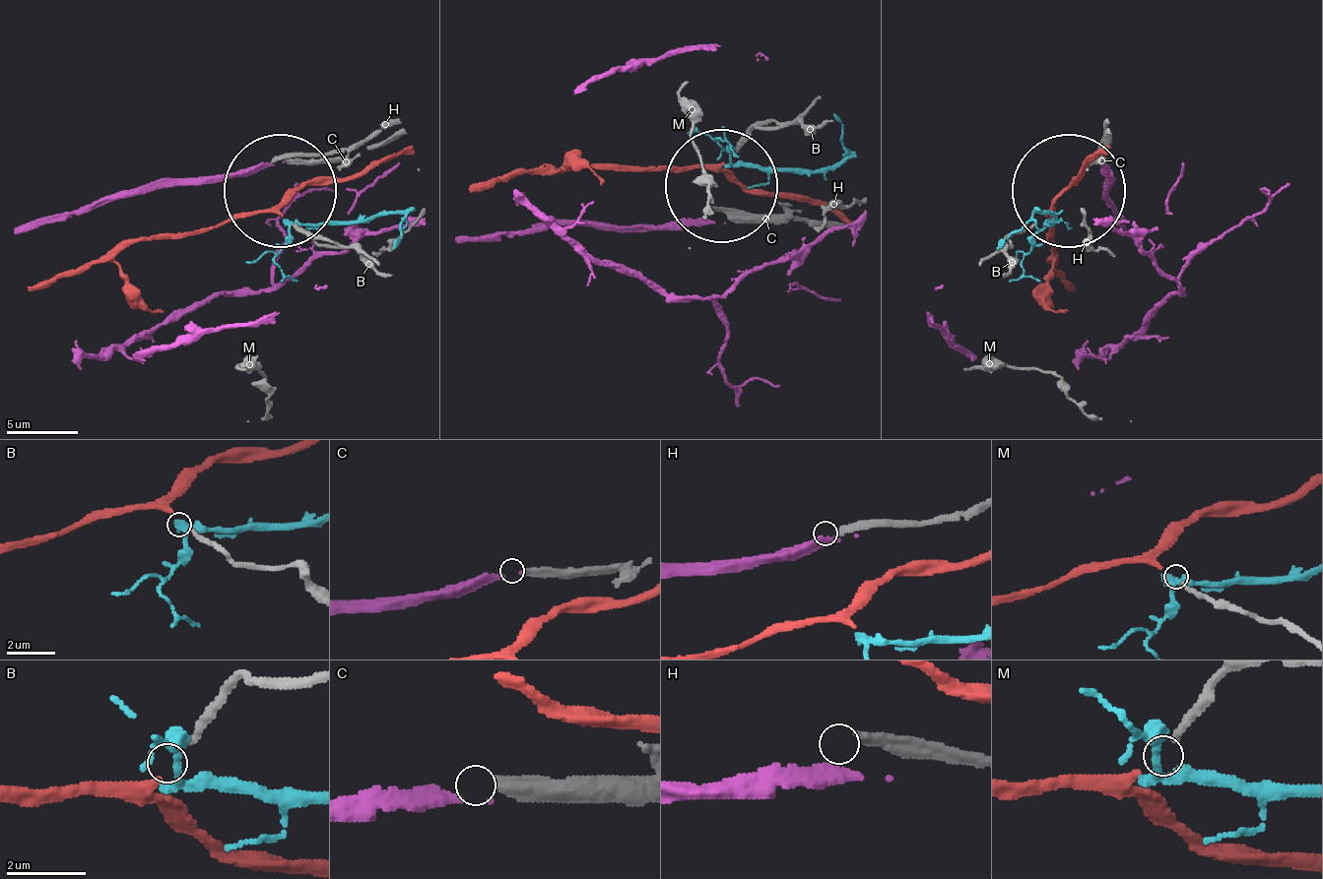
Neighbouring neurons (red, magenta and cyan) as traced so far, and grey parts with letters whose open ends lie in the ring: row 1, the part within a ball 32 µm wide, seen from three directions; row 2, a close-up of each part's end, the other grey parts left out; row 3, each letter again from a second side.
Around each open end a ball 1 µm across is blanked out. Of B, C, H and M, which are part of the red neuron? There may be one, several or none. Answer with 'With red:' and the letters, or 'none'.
With red: B

